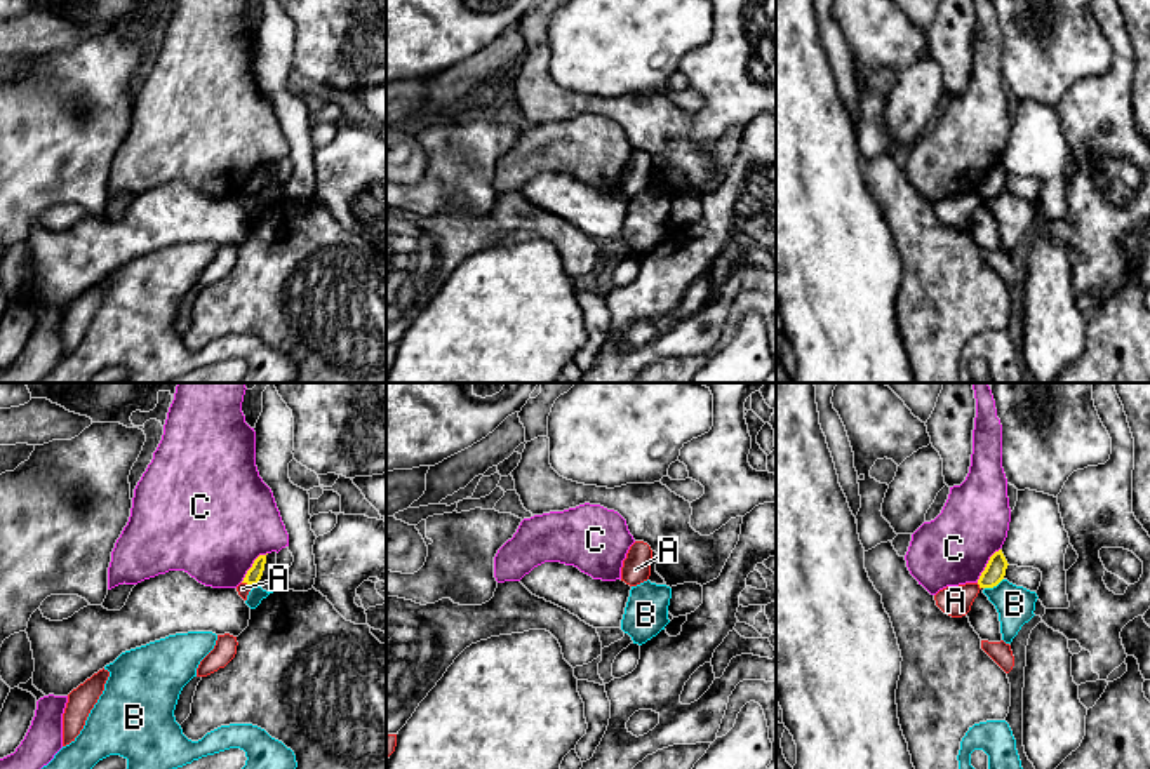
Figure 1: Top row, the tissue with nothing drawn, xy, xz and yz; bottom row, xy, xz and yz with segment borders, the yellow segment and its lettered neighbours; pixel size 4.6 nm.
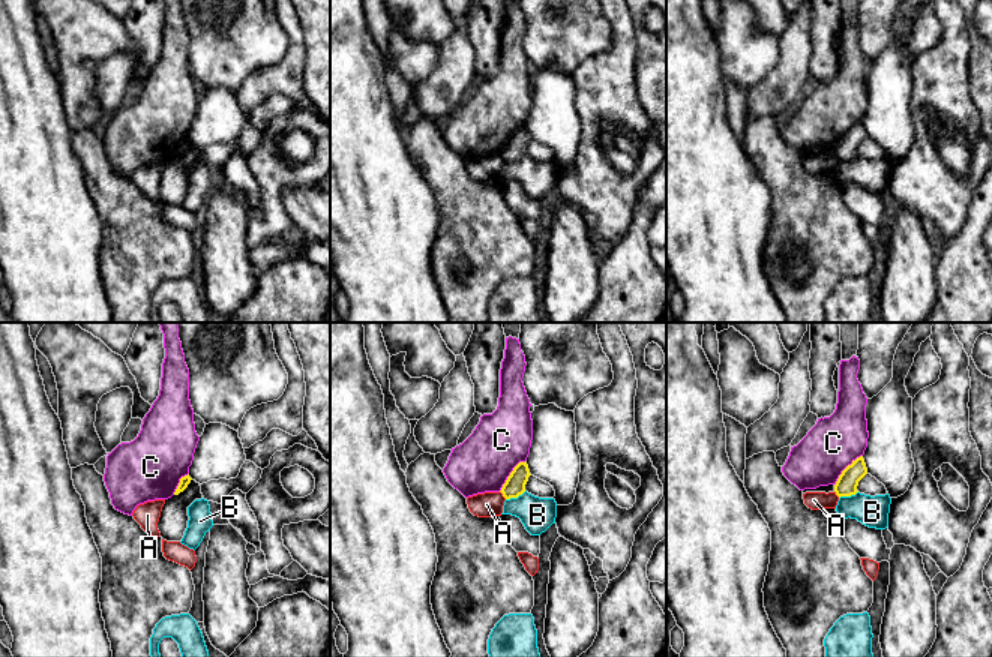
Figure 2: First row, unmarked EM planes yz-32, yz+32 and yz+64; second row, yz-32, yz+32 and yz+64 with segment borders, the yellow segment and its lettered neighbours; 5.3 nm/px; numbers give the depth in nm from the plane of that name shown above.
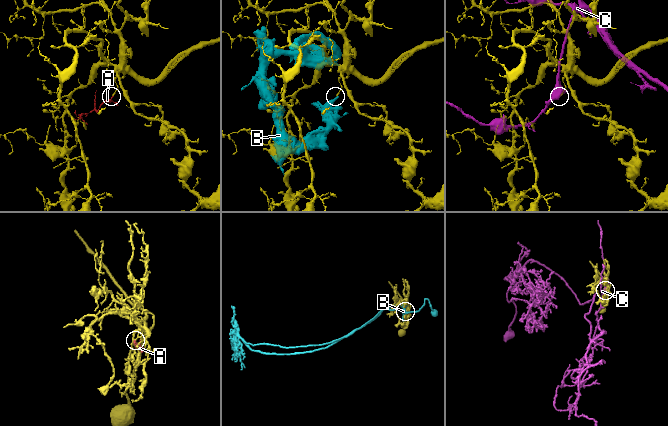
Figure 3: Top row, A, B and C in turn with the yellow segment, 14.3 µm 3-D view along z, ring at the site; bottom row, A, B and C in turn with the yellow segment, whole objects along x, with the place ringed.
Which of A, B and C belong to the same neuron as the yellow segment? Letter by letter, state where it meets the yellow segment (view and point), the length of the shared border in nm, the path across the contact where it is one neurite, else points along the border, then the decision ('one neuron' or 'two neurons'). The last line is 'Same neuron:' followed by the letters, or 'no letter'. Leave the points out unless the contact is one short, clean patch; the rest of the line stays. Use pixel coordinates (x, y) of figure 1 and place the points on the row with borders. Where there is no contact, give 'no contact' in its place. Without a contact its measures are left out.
A: contact xy (249, 583); length 70 nm; border xy (242, 581), (254, 585); two neurons
B: contact yz (994, 585); length 100 nm; two neurons
C: contact xy (253, 566); length 190 nm; two neurons
Same neuron: no letter

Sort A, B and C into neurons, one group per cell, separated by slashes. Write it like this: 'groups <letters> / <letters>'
groups A / B / C

